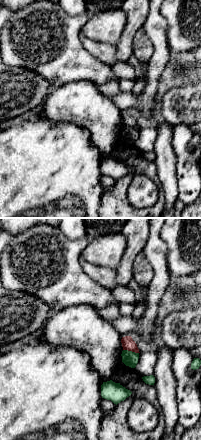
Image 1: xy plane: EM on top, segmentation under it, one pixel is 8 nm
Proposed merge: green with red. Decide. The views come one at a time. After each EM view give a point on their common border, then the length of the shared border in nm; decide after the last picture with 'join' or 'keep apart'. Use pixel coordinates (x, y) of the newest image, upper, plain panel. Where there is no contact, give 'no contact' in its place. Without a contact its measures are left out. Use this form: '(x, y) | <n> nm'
(131, 127) | 130 nm

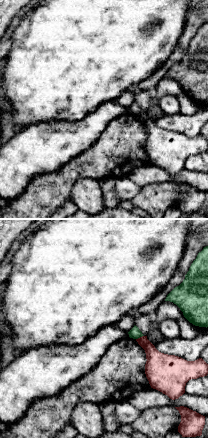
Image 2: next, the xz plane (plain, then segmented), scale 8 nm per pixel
(139, 113) | 70 nm

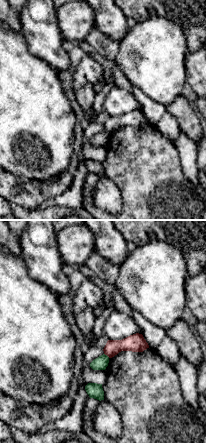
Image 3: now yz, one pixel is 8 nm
(106, 131) | 60 nm

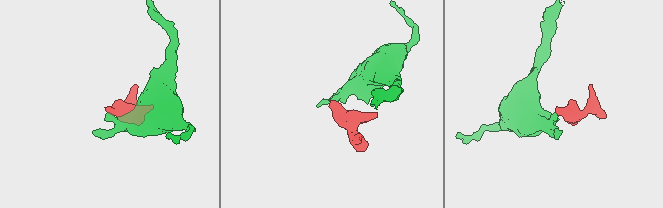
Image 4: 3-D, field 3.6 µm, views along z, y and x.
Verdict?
keep apart

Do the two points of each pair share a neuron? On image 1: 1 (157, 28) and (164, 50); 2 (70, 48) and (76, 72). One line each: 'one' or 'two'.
1: one
2: one

